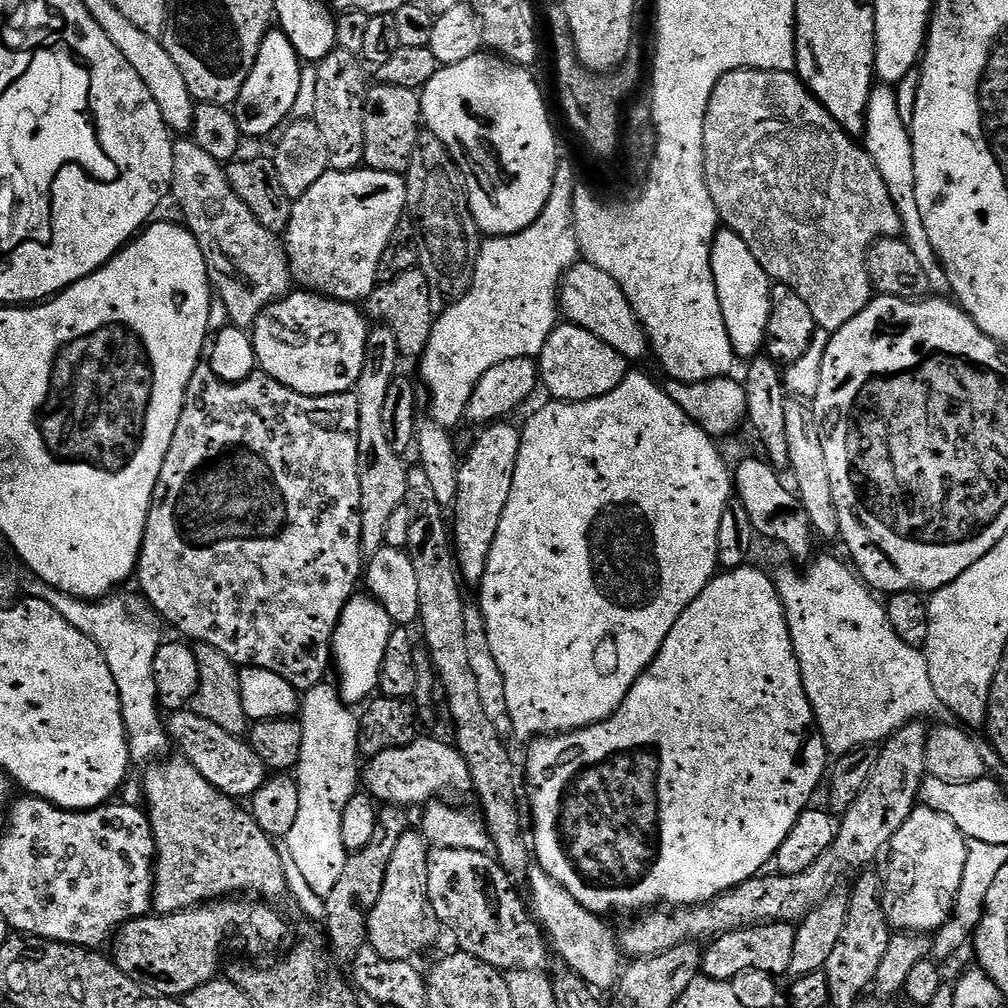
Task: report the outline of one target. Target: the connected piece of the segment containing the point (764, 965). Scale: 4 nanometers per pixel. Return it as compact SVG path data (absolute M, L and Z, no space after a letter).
M769 922L753 924L750 928L739 928L736 932L727 932L715 937L709 948L702 952L702 972L709 980L730 982L742 970L762 970L777 978L783 977L790 966L794 951L796 928L788 922Z

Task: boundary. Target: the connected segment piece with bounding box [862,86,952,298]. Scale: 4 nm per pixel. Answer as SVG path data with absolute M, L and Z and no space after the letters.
M873 87L868 99L868 111L864 122L862 137L864 148L870 154L874 166L878 166L878 174L886 182L886 190L890 190L890 198L894 198L894 206L900 215L900 226L903 239L908 241L910 250L922 265L926 273L928 292L936 298L952 296L950 278L946 278L946 270L941 266L938 254L934 254L934 246L930 246L930 237L926 234L926 226L922 226L922 214L918 210L918 197L914 195L914 146L912 133L906 123L906 116L900 113L900 100L892 88Z

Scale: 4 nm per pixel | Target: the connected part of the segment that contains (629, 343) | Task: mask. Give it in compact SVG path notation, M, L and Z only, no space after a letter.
M577 262L564 273L564 278L560 281L558 308L567 323L588 330L595 338L600 338L607 346L612 346L627 361L635 362L644 355L649 355L648 336L634 314L626 294L622 294L622 286L618 286L618 282L610 278L610 274L598 270L598 266Z

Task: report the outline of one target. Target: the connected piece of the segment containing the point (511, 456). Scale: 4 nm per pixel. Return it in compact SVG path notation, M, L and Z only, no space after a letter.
M512 422L489 424L477 438L468 457L463 457L456 477L456 528L454 527L454 547L456 564L460 567L460 575L465 585L479 585L486 574L486 566L490 558L490 550L494 546L494 538L498 534L498 522L502 522L502 510L506 510L506 502L510 502L510 490L514 486L514 466L518 466L518 450L520 449L521 429Z

